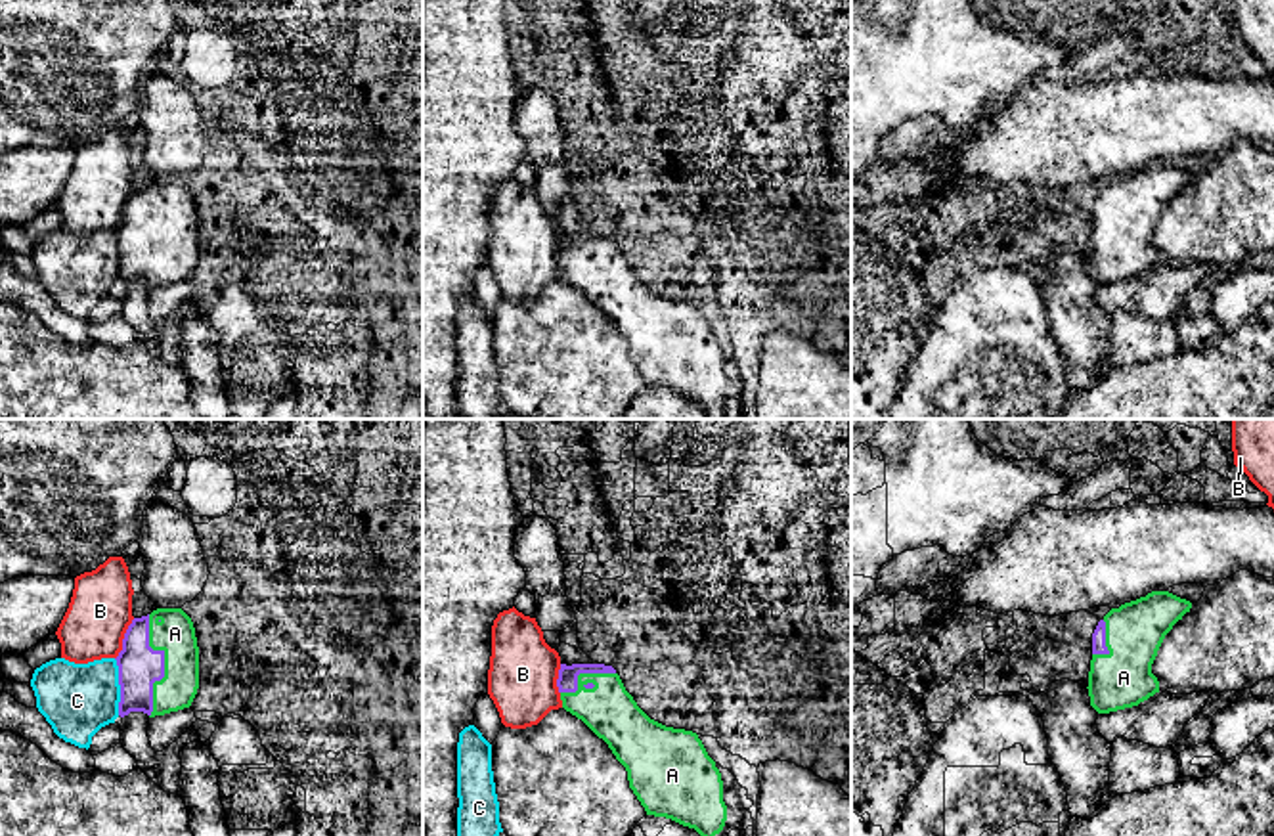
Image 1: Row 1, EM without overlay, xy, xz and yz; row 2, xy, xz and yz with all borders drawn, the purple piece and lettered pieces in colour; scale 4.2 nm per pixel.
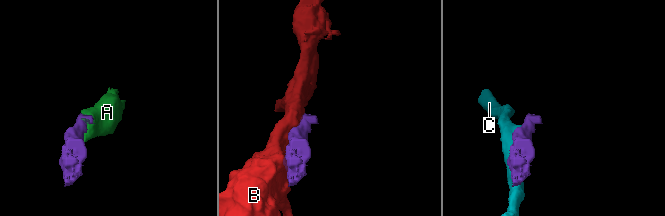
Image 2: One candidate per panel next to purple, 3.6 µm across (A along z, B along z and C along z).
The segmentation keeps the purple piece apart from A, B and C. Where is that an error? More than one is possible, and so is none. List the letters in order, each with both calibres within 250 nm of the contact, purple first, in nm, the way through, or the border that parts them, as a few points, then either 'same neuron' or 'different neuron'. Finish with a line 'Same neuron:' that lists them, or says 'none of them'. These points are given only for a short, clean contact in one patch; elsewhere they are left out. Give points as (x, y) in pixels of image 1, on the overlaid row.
A: calibres 180 and 170 nm; same neuron
B: calibres 180 and 260 nm; different neuron
C: calibres 180 and 300 nm; border xy (113, 659), (119, 670), (119, 714); different neuron
Same neuron: A

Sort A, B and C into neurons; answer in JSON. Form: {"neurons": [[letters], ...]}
{"neurons": [["A"], ["B"], ["C"]]}

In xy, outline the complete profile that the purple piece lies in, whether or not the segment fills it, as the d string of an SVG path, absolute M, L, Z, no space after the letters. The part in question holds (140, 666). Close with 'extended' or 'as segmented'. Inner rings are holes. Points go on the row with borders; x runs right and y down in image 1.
M157 608L128 626L119 666L119 715L143 712L149 717L189 708L199 689L199 647L191 618L182 608Z | extended

